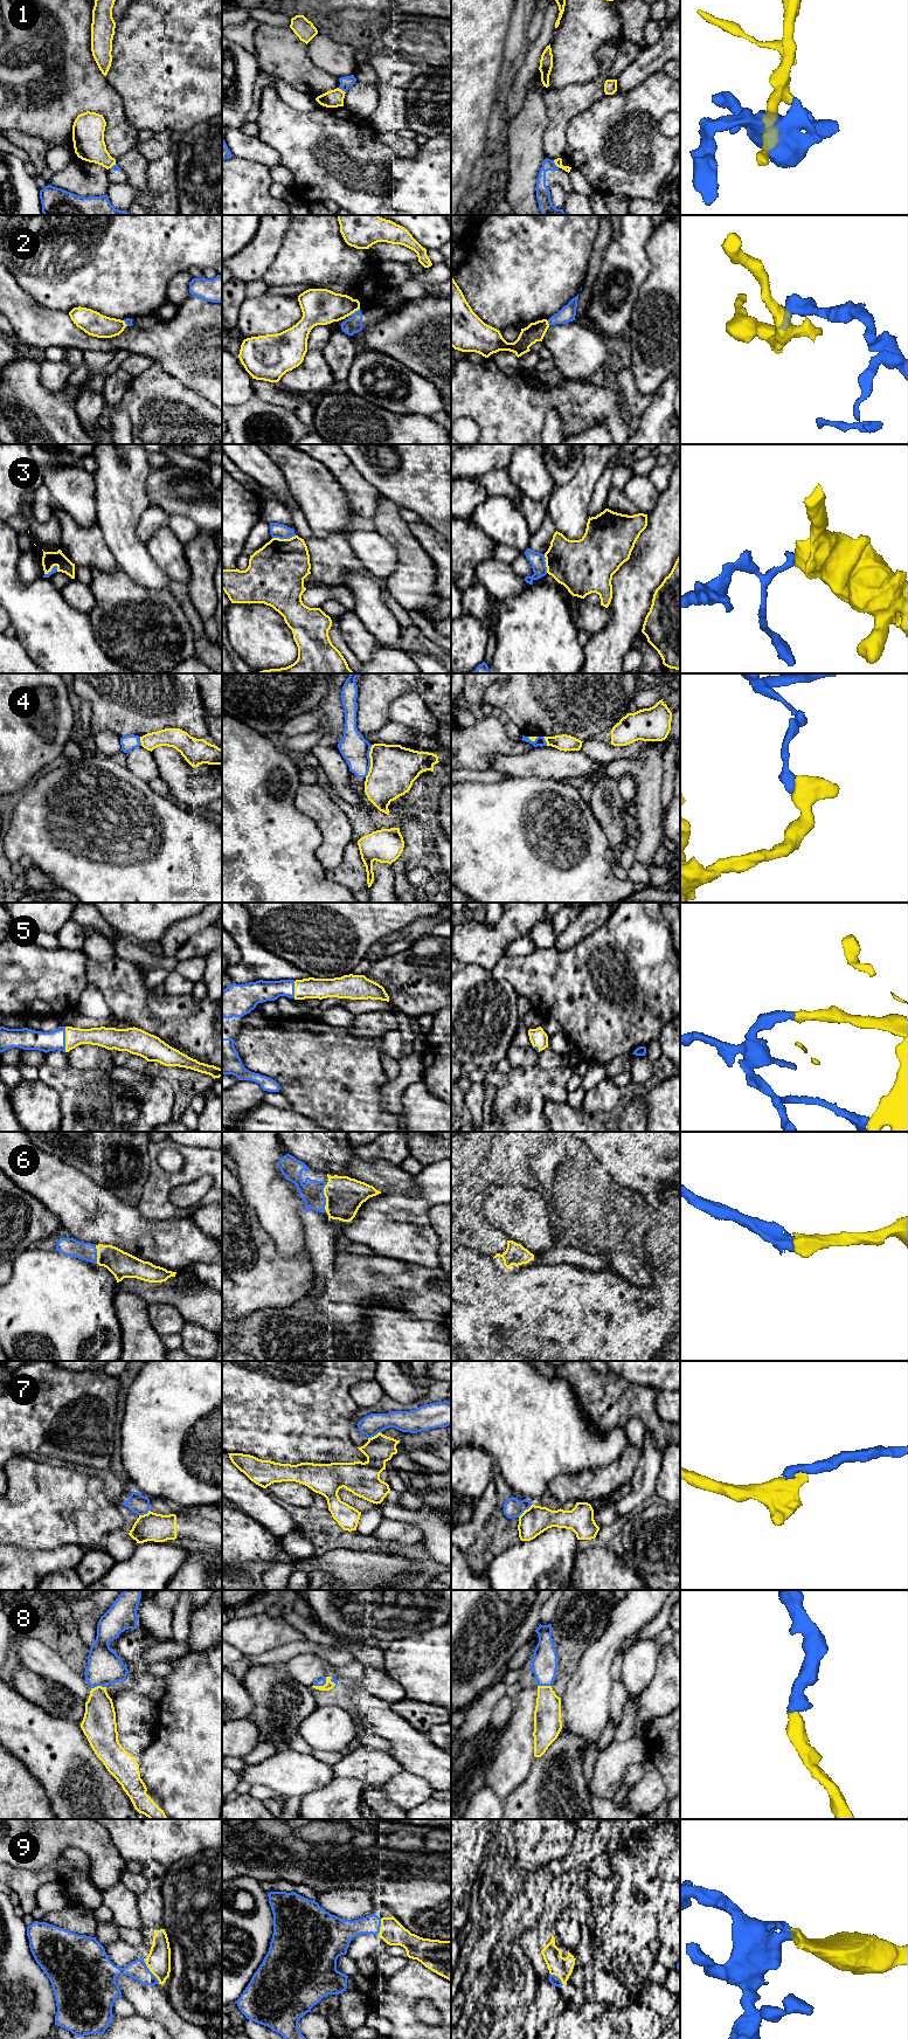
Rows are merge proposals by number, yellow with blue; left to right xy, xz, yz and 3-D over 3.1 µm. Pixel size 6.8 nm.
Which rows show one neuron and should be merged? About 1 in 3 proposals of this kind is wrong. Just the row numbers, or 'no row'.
5, 6, 8, 9

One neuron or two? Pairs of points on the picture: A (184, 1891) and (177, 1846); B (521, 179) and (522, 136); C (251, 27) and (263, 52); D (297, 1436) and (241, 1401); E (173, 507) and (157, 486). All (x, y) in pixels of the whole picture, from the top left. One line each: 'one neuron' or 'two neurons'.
A: two neurons
B: one neuron
C: two neurons
D: one neuron
E: one neuron

